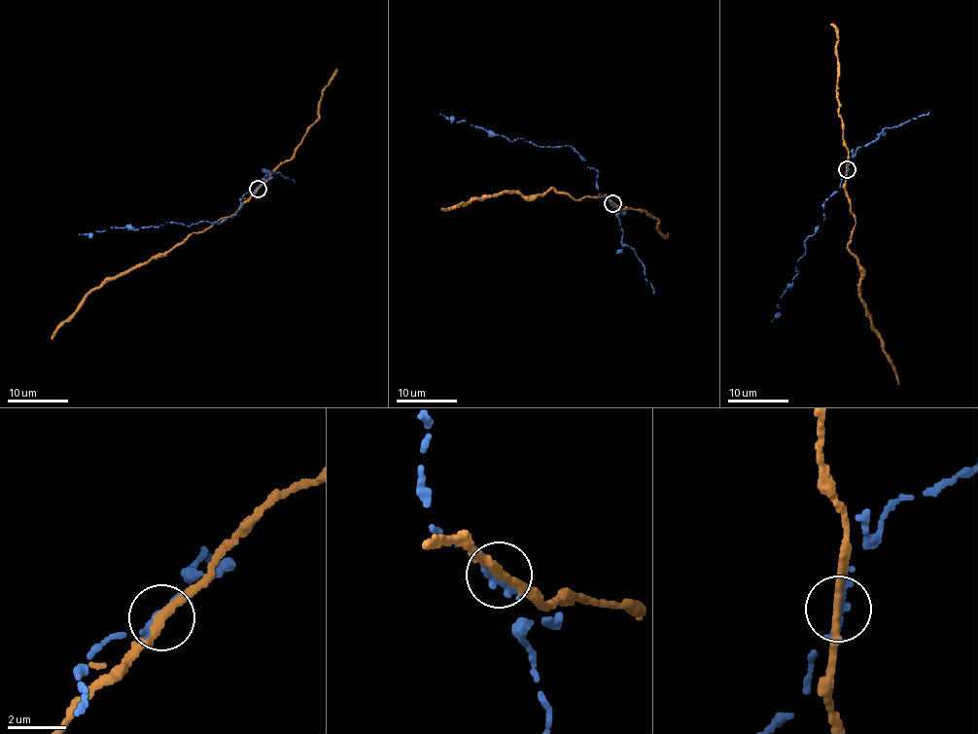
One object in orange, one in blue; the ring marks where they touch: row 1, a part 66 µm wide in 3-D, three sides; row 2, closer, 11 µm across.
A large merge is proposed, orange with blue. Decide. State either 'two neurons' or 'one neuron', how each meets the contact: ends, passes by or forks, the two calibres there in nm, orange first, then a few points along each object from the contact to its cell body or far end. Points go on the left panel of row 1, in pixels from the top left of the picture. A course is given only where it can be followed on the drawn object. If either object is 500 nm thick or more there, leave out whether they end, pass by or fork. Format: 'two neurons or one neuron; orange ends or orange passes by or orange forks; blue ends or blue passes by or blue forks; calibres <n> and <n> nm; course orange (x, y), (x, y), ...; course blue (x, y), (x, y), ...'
two neurons; orange passes by; blue ends; calibres 300 and 260 nm; course orange (257, 189), (231, 215), (220, 218), (164, 254), (152, 257), (94, 287), (52, 338); course blue (257, 188), (243, 196), (232, 217), (222, 222), (166, 222), (79, 234)

